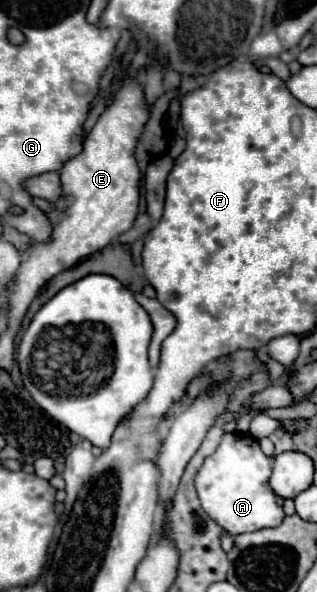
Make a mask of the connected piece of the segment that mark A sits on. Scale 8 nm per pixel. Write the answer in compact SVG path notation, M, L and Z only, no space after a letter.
M225 433L217 451L209 455L195 475L195 489L205 513L221 525L229 535L245 531L257 531L265 527L277 527L285 513L281 511L277 497L267 485L271 475L271 457L267 457L257 439L249 433Z

